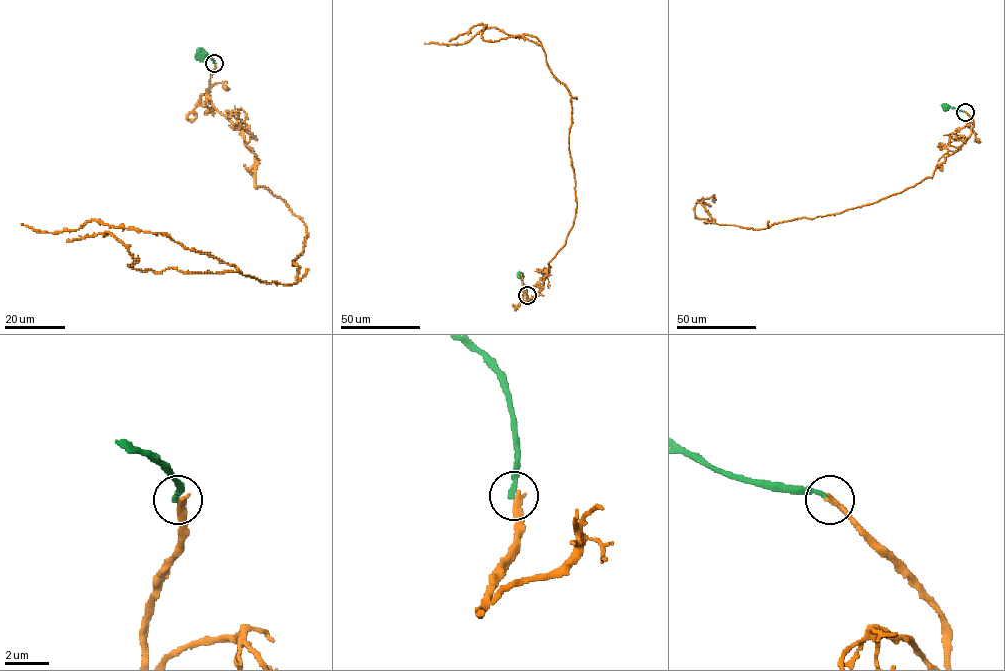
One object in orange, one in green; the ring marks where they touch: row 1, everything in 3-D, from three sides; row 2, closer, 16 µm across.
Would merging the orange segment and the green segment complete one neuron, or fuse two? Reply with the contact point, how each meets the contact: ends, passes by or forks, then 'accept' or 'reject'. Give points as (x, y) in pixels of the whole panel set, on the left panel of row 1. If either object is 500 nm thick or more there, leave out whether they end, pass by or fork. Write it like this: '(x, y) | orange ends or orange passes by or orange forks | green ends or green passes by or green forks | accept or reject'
(214, 63) | orange ends | green ends | reject

